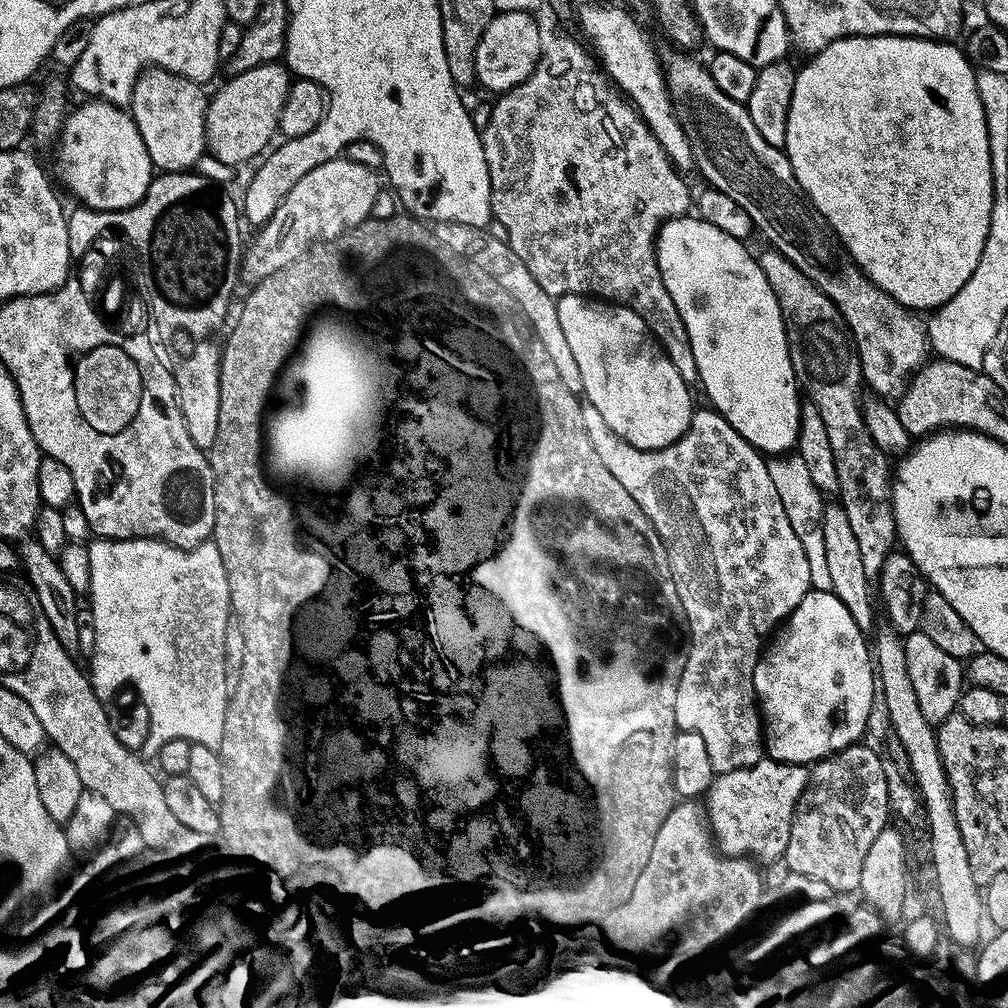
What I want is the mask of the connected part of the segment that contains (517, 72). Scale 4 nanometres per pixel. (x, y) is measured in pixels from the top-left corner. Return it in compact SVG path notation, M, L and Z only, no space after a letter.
M499 11L492 16L472 57L479 82L490 92L503 94L528 80L536 69L541 53L538 26L531 14L524 11Z

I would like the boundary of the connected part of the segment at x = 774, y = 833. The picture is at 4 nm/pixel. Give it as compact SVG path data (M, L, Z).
M767 758L758 761L754 766L739 768L717 779L706 793L706 799L708 799L706 816L720 851L734 856L752 857L757 861L768 859L779 861L788 845L792 816L796 813L796 803L799 802L800 795L808 789L809 779L810 772L805 765L783 764L780 760Z

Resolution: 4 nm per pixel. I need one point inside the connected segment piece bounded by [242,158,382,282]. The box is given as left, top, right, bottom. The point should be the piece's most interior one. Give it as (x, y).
(332, 199)

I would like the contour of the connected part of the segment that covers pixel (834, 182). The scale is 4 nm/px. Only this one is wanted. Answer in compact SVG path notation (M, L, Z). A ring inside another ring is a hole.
M848 36L844 40L836 40L830 46L826 46L820 52L815 53L809 59L812 61L804 69L801 70L800 68L795 73L796 81L793 84L793 96L790 98L788 121L786 122L786 142L784 143L783 151L786 153L790 166L798 178L800 188L806 190L806 194L812 199L812 205L830 222L830 226L835 230L836 237L840 239L844 251L852 255L852 259L864 271L865 276L877 288L881 288L886 294L890 294L895 298L901 306L913 310L921 310L920 308L935 310L941 308L947 300L954 298L954 294L958 294L958 290L962 290L962 286L966 286L970 274L974 274L974 270L978 266L978 258L982 258L982 246L986 246L986 238L990 230L992 163L990 162L990 142L988 141L988 131L986 130L986 114L982 110L982 98L978 98L978 86L976 85L977 69L974 67L971 59L961 49L960 53L952 44L955 43L926 40L918 36Z

